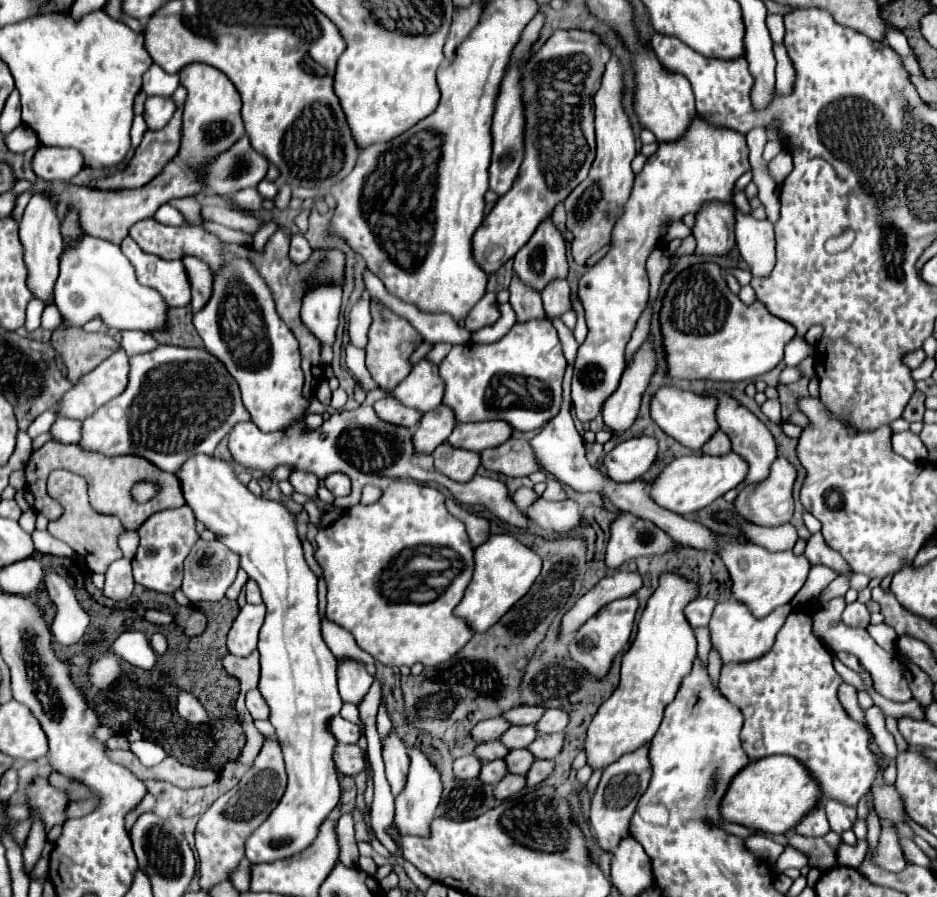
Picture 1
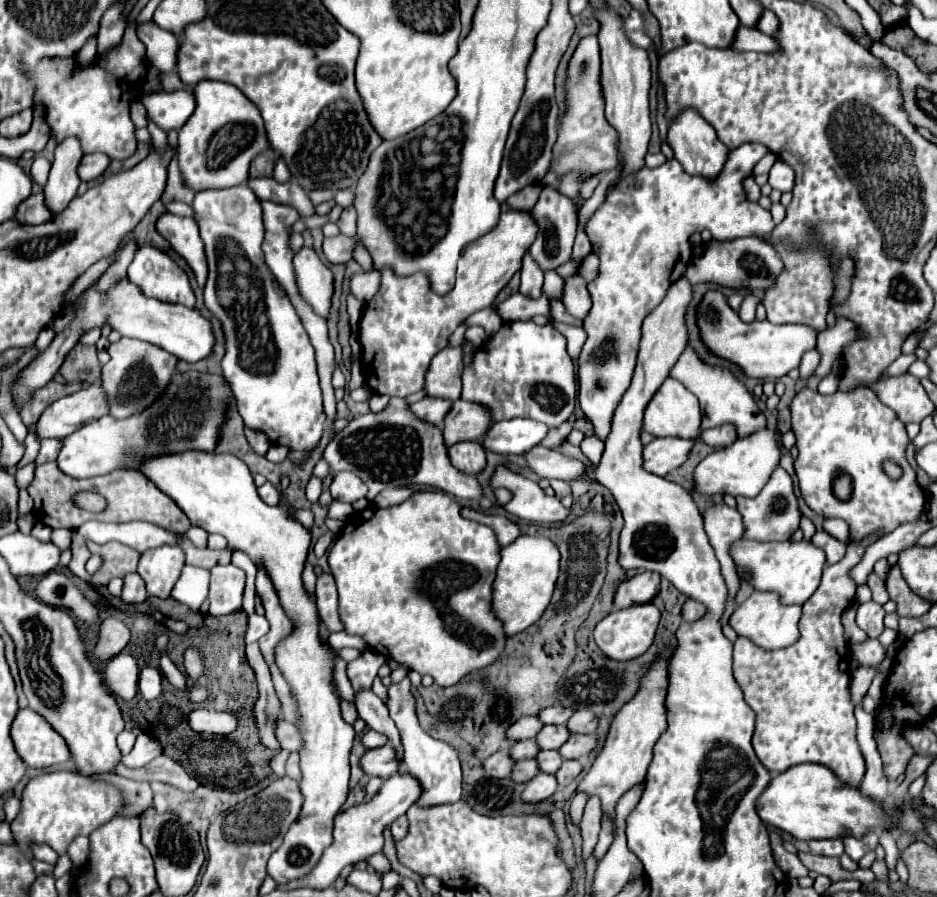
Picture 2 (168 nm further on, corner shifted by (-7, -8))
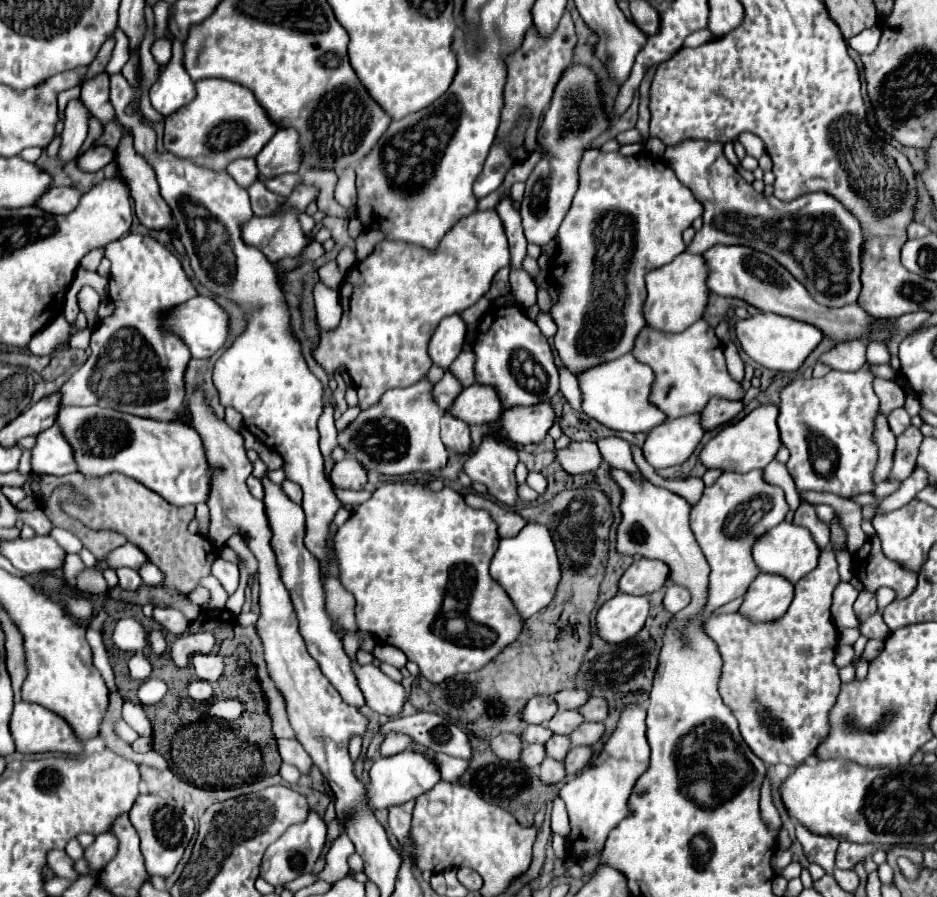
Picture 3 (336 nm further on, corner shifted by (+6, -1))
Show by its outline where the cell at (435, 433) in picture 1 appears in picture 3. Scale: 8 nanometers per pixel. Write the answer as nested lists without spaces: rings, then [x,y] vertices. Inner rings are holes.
[[[474,384],[462,390],[462,394],[452,404],[450,412],[468,424],[490,424],[500,418],[502,412],[500,396],[494,388],[486,384]]]

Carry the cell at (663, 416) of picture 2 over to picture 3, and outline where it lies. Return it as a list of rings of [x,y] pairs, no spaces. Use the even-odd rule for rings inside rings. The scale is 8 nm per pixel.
[[[632,354],[620,356],[618,360],[610,360],[610,364],[598,364],[596,368],[588,368],[576,374],[576,378],[582,392],[584,414],[598,420],[610,430],[648,432],[666,420],[666,416],[654,404],[648,402],[652,380],[654,380],[652,370],[646,364],[636,362]]]

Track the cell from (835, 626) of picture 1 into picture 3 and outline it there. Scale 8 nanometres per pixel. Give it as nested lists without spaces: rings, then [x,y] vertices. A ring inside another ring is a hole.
[[[838,582],[832,594],[832,620],[836,628],[858,628],[860,620],[854,614],[854,600],[858,598],[858,590],[850,582]]]

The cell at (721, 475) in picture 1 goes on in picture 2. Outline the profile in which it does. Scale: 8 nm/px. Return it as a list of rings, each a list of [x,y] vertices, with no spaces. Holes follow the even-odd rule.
[[[765,429],[757,431],[749,437],[737,439],[731,447],[719,449],[711,455],[707,455],[693,473],[695,493],[703,497],[715,497],[715,495],[743,495],[743,497],[755,497],[769,481],[773,469],[779,465],[779,449],[775,433]]]

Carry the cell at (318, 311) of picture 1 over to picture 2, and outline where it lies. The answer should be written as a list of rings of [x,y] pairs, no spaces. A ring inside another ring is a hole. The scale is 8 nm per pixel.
[[[303,247],[295,255],[293,269],[297,275],[297,287],[305,303],[309,303],[309,307],[313,307],[317,315],[329,319],[331,299],[335,293],[335,279],[331,269],[317,257],[311,247]]]

